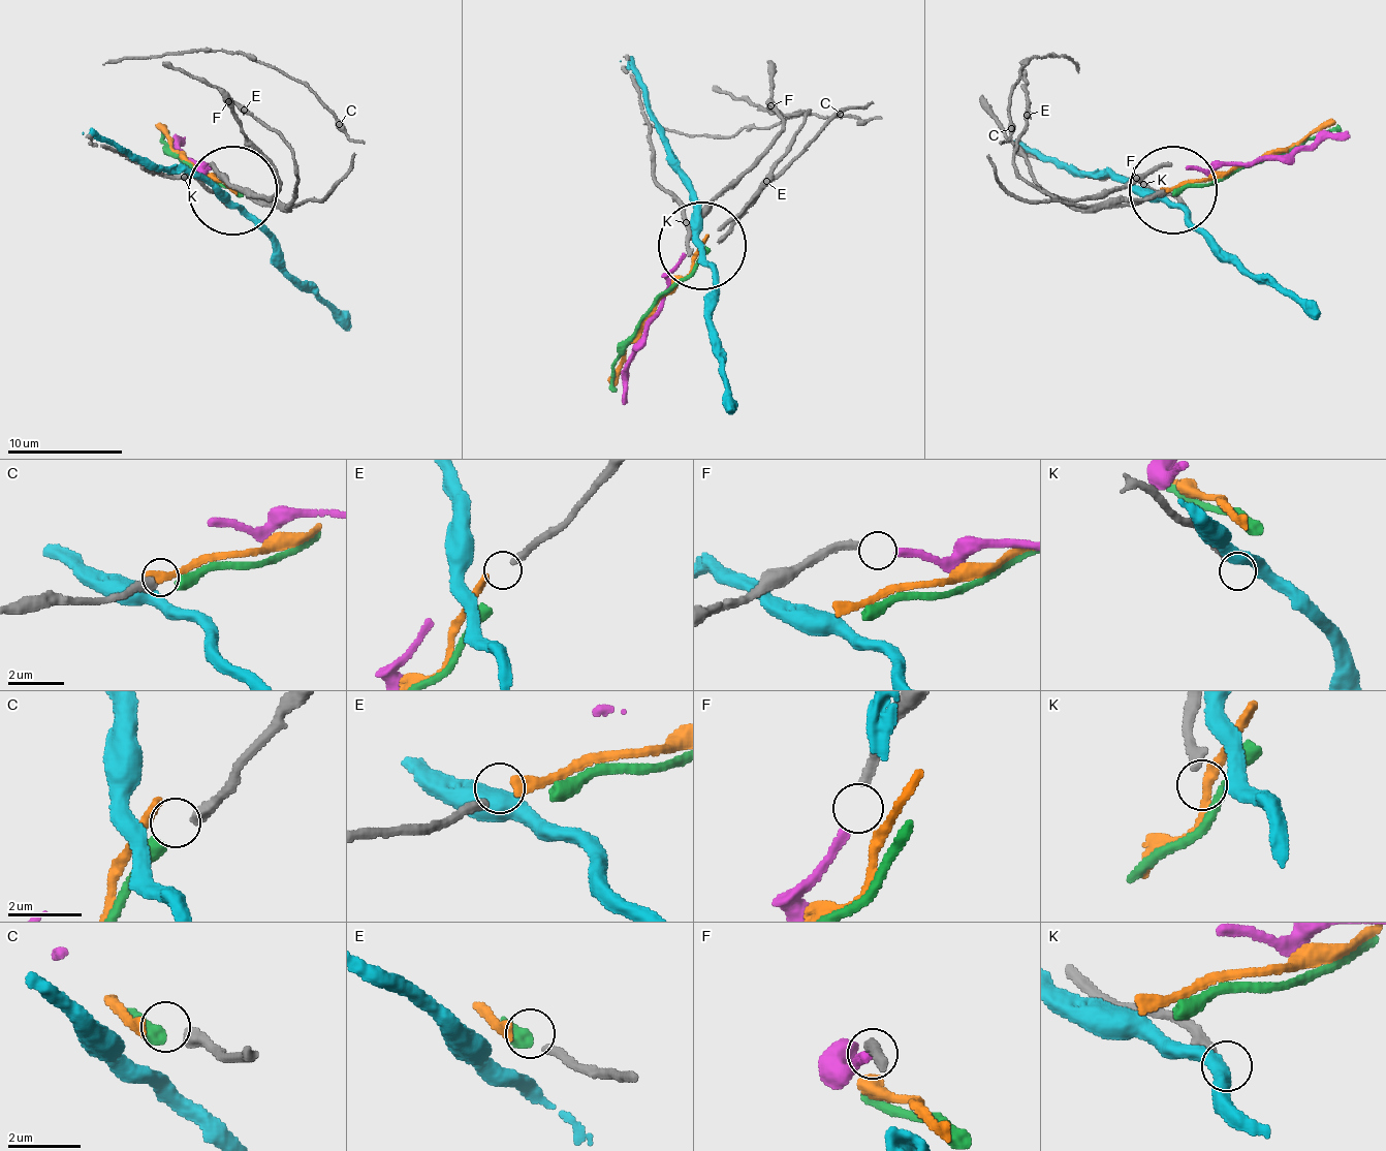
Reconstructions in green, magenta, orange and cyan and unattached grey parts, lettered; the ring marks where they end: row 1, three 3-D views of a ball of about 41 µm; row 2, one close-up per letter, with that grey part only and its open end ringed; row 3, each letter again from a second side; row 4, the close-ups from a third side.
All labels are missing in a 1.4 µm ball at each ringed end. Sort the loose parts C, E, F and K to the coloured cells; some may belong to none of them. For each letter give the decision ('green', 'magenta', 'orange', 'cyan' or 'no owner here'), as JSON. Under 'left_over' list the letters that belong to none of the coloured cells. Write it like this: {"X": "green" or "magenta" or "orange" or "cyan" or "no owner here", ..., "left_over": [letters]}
{"C": "green", "E": "orange", "F": "magenta", "K": "no owner here", "left_over": ["K"]}

